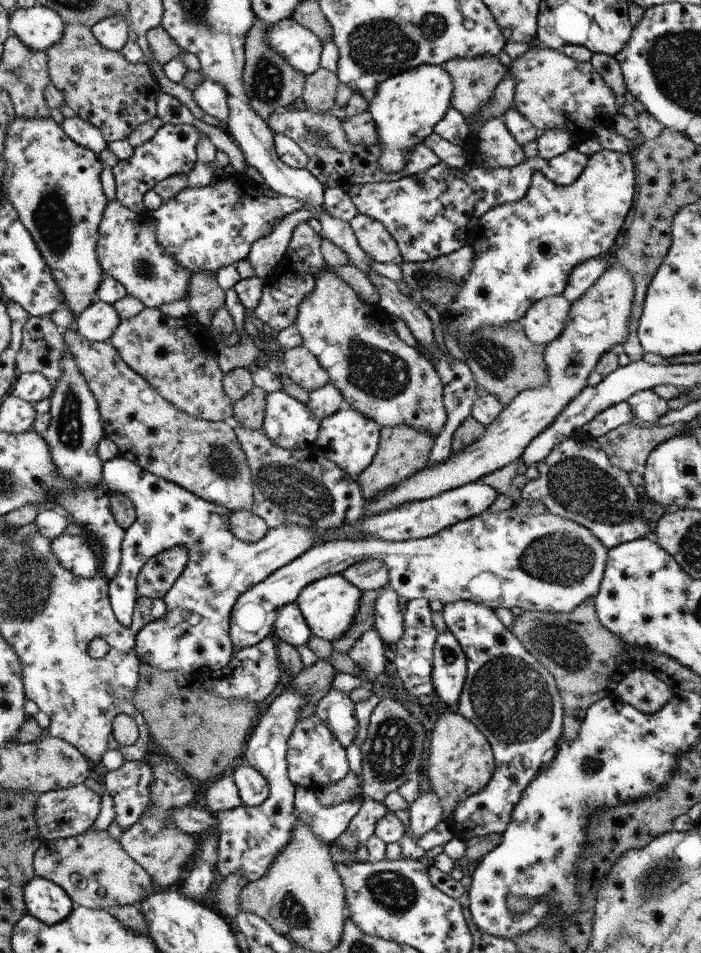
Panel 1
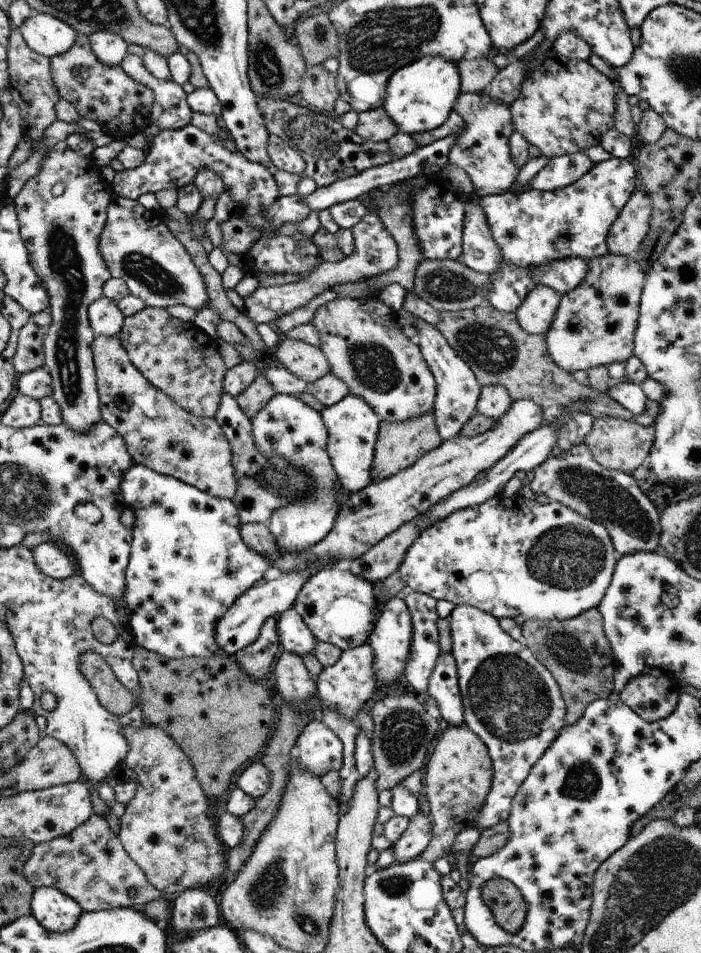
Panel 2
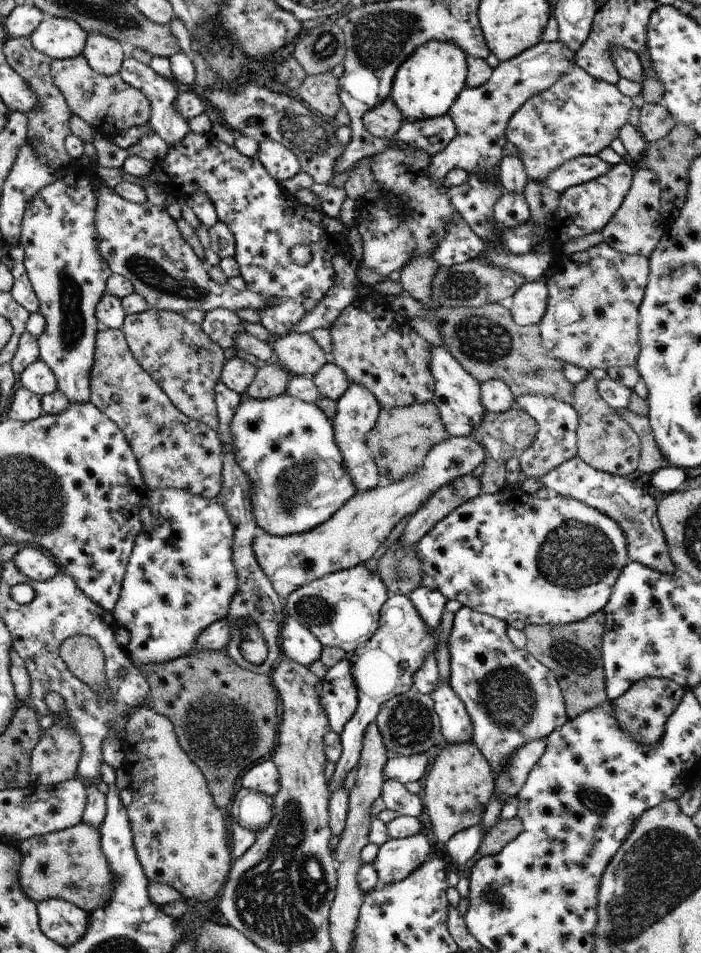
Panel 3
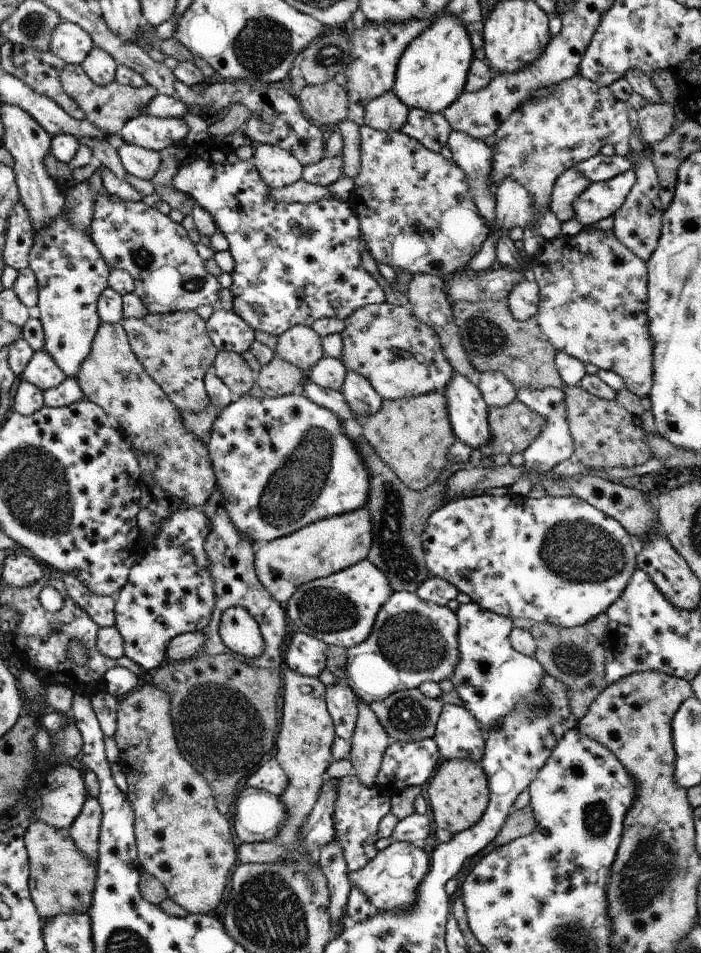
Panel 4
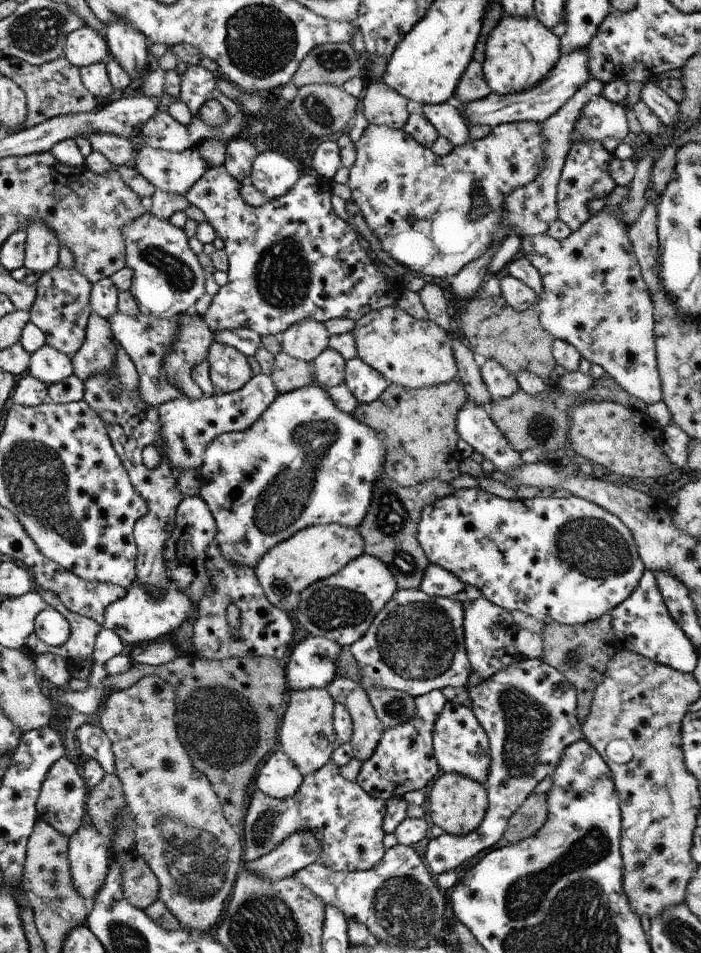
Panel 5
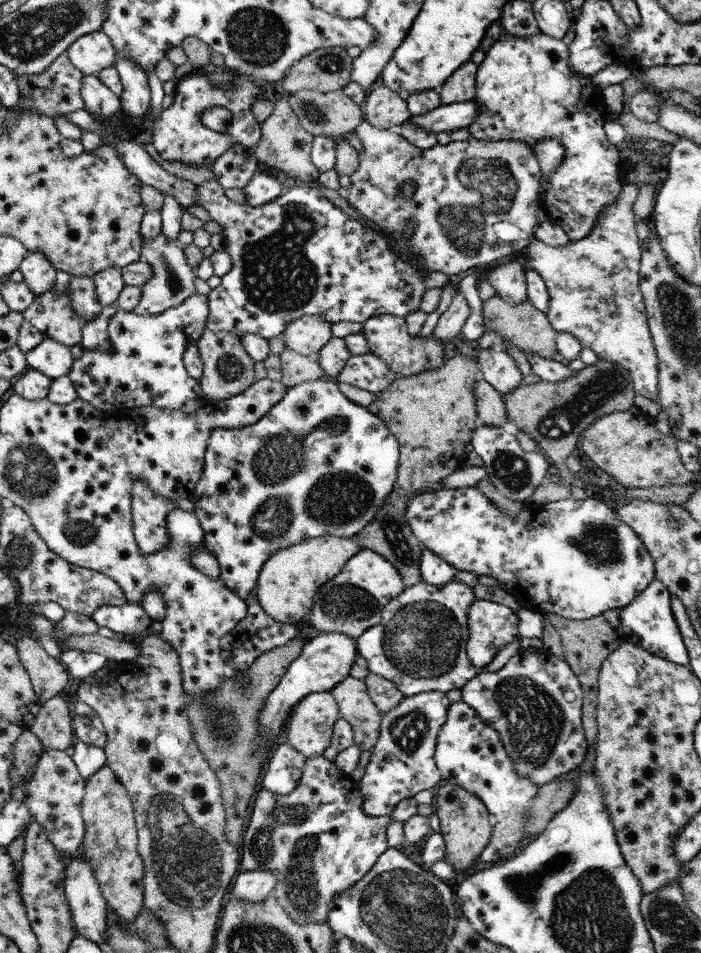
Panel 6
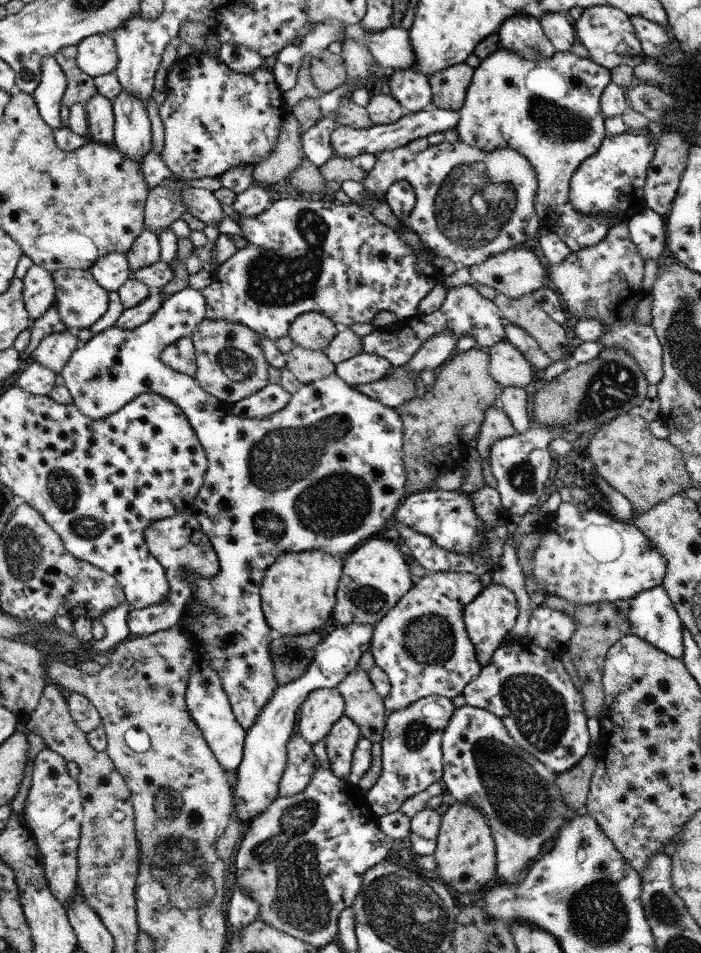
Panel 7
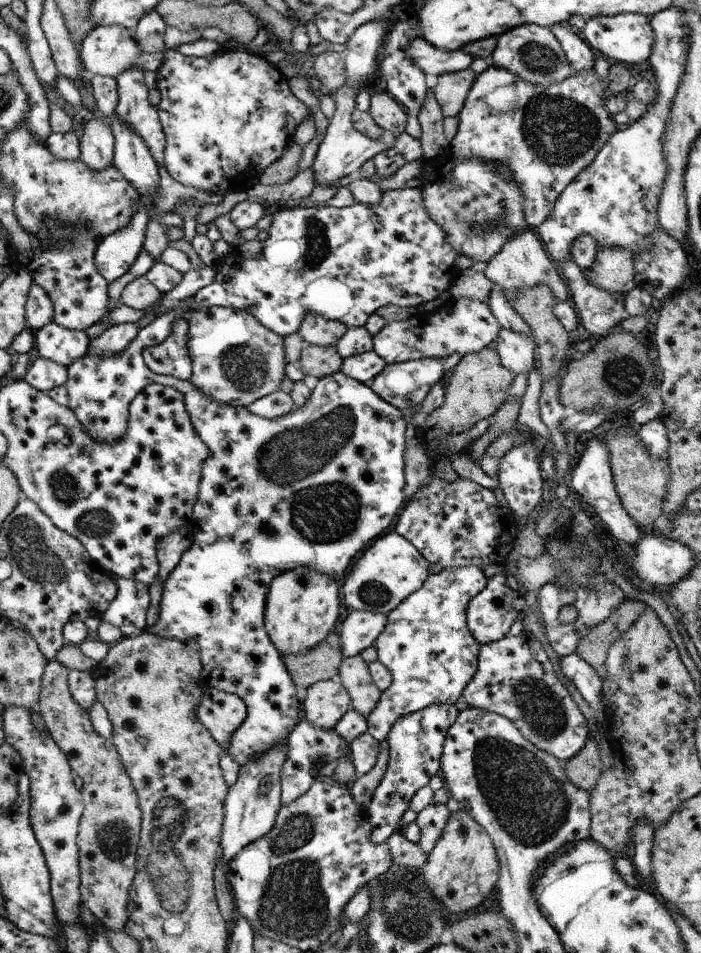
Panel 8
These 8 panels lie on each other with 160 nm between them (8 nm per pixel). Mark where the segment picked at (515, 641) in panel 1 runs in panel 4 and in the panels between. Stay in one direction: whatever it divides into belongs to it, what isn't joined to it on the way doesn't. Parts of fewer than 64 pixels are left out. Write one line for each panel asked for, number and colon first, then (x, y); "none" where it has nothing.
2: (513, 702)
3: (512, 698)
4: (492, 679)

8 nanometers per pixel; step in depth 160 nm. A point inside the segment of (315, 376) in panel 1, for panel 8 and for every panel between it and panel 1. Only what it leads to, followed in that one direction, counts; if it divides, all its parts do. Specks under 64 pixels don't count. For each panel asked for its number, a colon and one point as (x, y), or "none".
2: (309, 363)
3: (299, 354)
4: (301, 345)
5: (306, 340)
6: (306, 336)
7: (313, 331)
8: (316, 330)

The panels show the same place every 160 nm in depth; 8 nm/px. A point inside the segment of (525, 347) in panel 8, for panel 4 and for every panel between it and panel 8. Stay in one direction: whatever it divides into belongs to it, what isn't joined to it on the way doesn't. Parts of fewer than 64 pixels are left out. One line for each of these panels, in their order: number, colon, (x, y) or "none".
4: (498, 391)
5: (499, 382)
6: (498, 368)
7: (508, 366)

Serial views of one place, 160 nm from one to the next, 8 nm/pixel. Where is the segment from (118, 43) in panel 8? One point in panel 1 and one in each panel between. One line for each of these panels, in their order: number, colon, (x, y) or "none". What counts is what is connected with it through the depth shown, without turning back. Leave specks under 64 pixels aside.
1: (39, 27)
2: (45, 34)
3: (59, 38)
4: (72, 43)
5: (84, 47)
6: (94, 52)
7: (96, 56)

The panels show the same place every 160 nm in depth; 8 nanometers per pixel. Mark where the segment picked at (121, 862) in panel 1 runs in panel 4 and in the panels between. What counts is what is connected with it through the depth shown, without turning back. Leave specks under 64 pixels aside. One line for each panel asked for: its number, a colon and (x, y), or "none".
2: (91, 865)
3: (69, 864)
4: (62, 878)

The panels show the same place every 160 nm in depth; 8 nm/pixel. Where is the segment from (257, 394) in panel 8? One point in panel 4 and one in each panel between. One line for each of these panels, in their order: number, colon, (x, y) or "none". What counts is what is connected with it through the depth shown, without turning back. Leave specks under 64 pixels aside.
4: (228, 365)
5: (230, 371)
6: (228, 370)
7: (231, 366)

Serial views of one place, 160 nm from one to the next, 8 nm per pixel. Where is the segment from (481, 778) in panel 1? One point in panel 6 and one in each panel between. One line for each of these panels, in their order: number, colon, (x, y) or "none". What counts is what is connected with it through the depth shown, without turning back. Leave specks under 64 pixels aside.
2: (457, 776)
3: (460, 784)
4: (459, 794)
5: (458, 804)
6: (465, 822)

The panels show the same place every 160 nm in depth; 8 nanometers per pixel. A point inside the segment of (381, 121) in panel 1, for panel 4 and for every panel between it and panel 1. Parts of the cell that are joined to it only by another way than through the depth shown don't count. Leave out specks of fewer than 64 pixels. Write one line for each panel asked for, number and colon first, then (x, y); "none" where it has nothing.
2: (419, 98)
3: (428, 83)
4: (432, 74)

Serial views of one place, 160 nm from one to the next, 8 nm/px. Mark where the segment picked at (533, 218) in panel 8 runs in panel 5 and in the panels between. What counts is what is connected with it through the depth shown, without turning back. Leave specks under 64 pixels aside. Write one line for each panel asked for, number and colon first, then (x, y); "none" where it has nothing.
5: (521, 52)
6: (526, 87)
7: (551, 112)

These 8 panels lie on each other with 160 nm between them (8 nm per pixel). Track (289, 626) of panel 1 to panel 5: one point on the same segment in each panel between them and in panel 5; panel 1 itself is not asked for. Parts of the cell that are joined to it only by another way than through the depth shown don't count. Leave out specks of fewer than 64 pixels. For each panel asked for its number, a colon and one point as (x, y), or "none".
2: (296, 637)
3: (299, 644)
4: (307, 655)
5: (314, 663)

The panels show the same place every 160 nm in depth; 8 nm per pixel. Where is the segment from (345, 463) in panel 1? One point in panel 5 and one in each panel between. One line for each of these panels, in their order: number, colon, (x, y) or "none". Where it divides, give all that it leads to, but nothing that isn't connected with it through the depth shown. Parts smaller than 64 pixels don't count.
2: (354, 427)
3: (358, 409)
4: (363, 398)
5: (367, 384)

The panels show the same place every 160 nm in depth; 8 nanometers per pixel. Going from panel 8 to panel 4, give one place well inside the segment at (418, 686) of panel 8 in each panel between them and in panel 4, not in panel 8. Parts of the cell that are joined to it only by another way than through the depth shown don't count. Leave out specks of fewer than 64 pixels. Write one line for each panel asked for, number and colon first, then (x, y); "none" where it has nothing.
4: (413, 641)
5: (417, 644)
6: (420, 644)
7: (422, 644)

